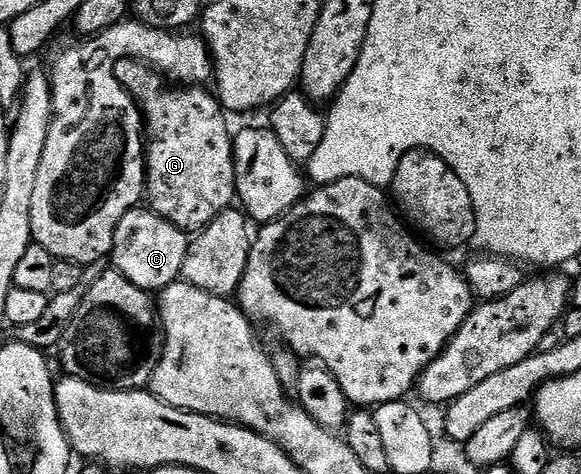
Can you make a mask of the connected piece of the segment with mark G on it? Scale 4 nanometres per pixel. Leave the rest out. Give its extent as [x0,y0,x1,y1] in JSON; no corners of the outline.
[113,58,237,232]

